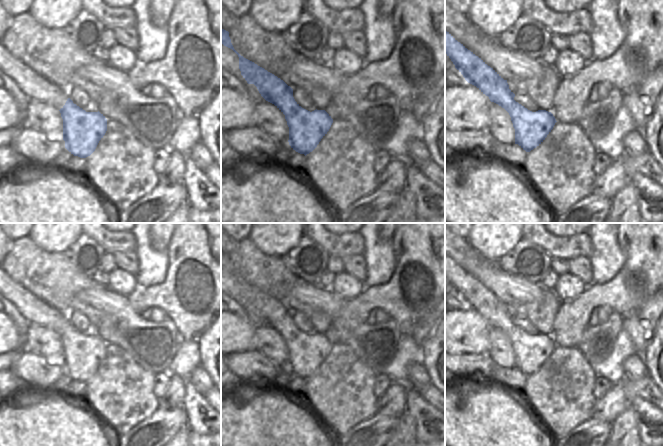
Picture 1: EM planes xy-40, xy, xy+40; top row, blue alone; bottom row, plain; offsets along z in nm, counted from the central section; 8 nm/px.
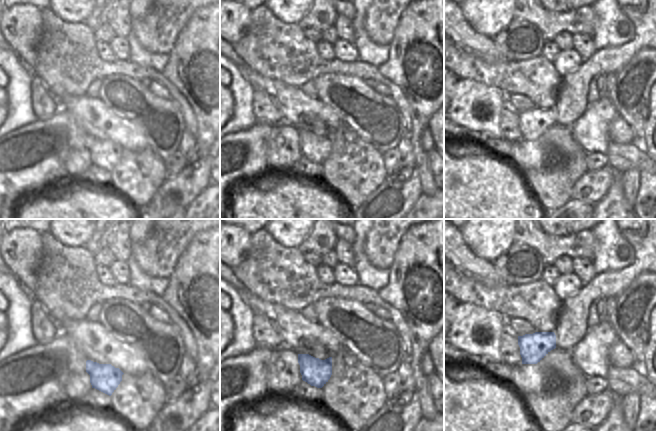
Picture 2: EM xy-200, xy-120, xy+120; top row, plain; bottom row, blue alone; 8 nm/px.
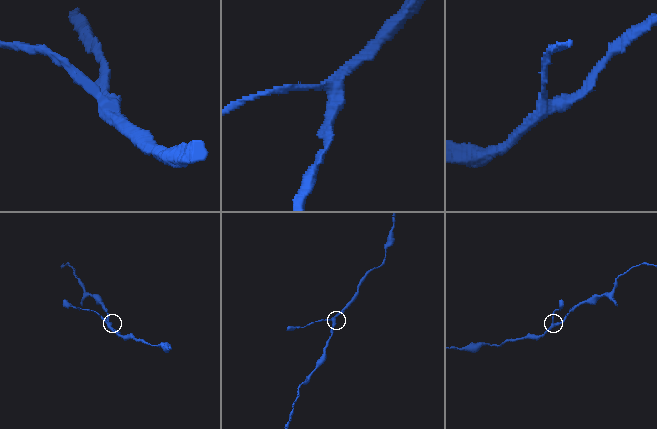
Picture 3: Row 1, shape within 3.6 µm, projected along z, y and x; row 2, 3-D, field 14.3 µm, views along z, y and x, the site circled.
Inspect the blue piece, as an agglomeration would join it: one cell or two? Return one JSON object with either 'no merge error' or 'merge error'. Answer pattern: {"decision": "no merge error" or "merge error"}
{"decision": "no merge error"}

